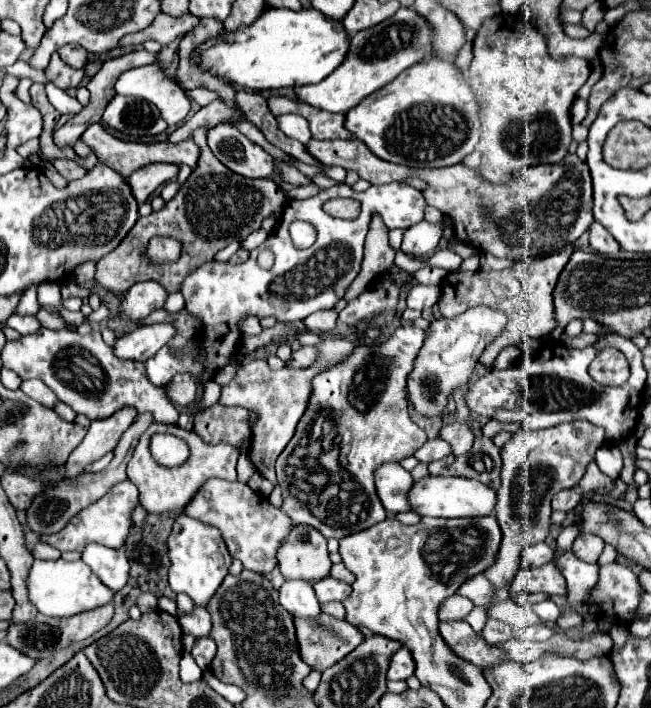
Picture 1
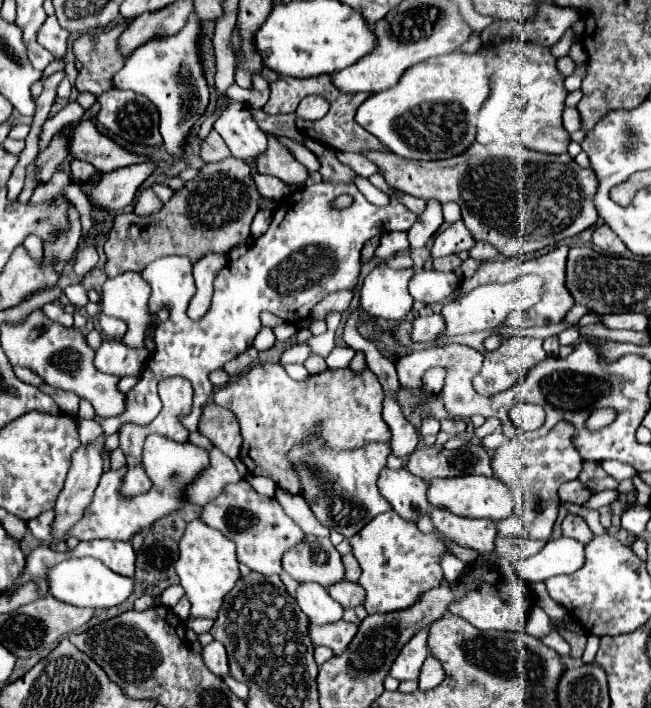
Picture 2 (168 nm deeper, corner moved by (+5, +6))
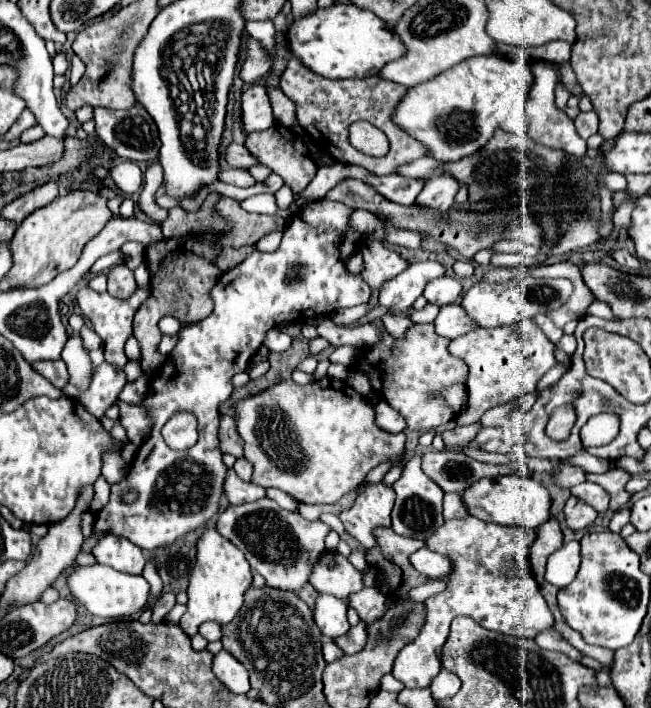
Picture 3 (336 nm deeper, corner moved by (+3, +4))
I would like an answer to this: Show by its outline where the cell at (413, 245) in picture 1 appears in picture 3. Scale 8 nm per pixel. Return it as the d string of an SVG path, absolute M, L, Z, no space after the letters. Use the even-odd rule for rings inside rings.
M434 176L424 184L422 192L416 198L416 206L434 210L438 214L446 214L446 210L452 208L450 204L452 204L458 188L460 188L460 184L452 176Z

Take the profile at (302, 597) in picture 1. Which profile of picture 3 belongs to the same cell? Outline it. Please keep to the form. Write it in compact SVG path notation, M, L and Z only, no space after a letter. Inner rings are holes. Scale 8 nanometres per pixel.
M318 594L314 604L314 622L318 624L320 632L328 638L338 638L348 632L350 624L346 620L346 602L334 598L330 594Z

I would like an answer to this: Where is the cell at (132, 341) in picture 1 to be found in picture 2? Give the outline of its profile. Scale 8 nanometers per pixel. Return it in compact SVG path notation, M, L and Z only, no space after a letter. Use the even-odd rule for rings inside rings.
M120 340L102 342L94 358L96 370L118 378L140 376L140 372L144 370L144 362L146 362L146 352L128 348Z

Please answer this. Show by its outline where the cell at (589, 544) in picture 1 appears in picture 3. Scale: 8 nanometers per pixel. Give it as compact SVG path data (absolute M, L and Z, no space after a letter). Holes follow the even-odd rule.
M570 496L566 506L564 506L564 516L566 516L566 524L572 530L586 530L594 524L598 512L590 506L586 506L584 502L580 502L578 498Z

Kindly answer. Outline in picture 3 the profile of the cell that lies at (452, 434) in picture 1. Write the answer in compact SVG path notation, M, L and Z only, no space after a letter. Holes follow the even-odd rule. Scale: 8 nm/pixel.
M472 424L472 426L456 426L452 430L444 430L442 432L442 438L444 438L444 444L450 448L450 446L466 446L474 440L474 436L478 434L480 430L480 424Z

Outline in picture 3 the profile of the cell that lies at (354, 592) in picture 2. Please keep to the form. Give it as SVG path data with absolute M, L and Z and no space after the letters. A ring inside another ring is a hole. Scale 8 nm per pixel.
M362 588L360 592L350 594L348 606L356 608L364 622L372 622L386 612L386 596L378 588Z

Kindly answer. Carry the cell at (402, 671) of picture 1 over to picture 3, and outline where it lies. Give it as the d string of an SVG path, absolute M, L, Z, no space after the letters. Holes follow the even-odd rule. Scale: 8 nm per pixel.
M466 516L464 520L446 520L426 540L426 546L450 558L452 572L448 574L448 588L424 602L428 612L426 624L418 638L398 654L392 676L406 688L426 688L440 672L440 650L446 642L450 622L456 616L468 616L486 630L526 640L534 640L540 630L552 626L552 612L548 610L546 600L538 590L538 582L530 571L528 556L532 540L534 530L524 530L520 526L488 524L474 516Z

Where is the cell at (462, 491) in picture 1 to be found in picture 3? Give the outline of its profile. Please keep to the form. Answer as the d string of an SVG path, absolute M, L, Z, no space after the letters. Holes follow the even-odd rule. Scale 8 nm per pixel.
M498 476L498 478L482 478L474 482L474 486L462 492L462 500L466 502L468 514L478 520L502 524L502 526L520 526L520 528L538 528L550 516L550 492L546 486L534 482L526 476Z

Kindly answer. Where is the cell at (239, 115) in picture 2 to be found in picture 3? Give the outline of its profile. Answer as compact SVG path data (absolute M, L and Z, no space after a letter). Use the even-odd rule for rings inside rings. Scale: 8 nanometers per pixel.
M254 84L248 90L244 90L240 102L242 102L240 120L242 120L242 130L246 134L262 132L274 126L272 108L262 84Z

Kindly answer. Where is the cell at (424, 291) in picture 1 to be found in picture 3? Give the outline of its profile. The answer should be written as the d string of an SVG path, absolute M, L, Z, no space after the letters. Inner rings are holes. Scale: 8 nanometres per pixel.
M442 276L442 278L434 278L426 284L424 288L424 296L430 304L436 304L436 306L446 306L446 304L454 304L462 294L462 286L456 278L448 278L448 276Z

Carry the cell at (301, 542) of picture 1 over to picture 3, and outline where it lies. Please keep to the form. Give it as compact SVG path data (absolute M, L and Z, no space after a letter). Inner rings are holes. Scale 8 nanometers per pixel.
M324 552L318 562L314 562L314 570L308 582L324 594L332 594L340 600L346 600L352 592L364 588L362 574L340 554L340 552Z

